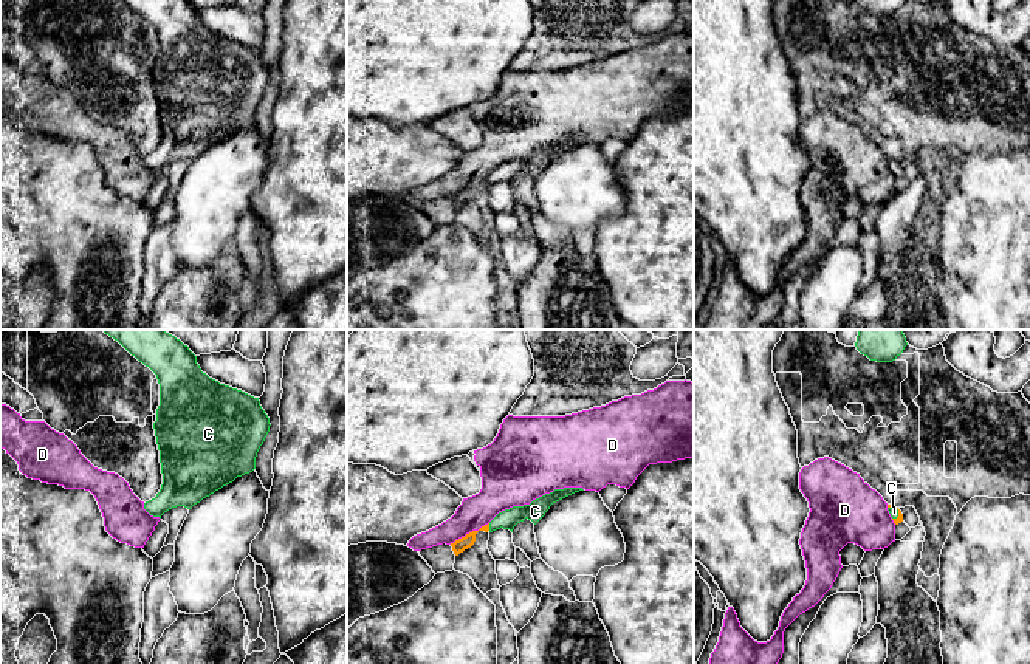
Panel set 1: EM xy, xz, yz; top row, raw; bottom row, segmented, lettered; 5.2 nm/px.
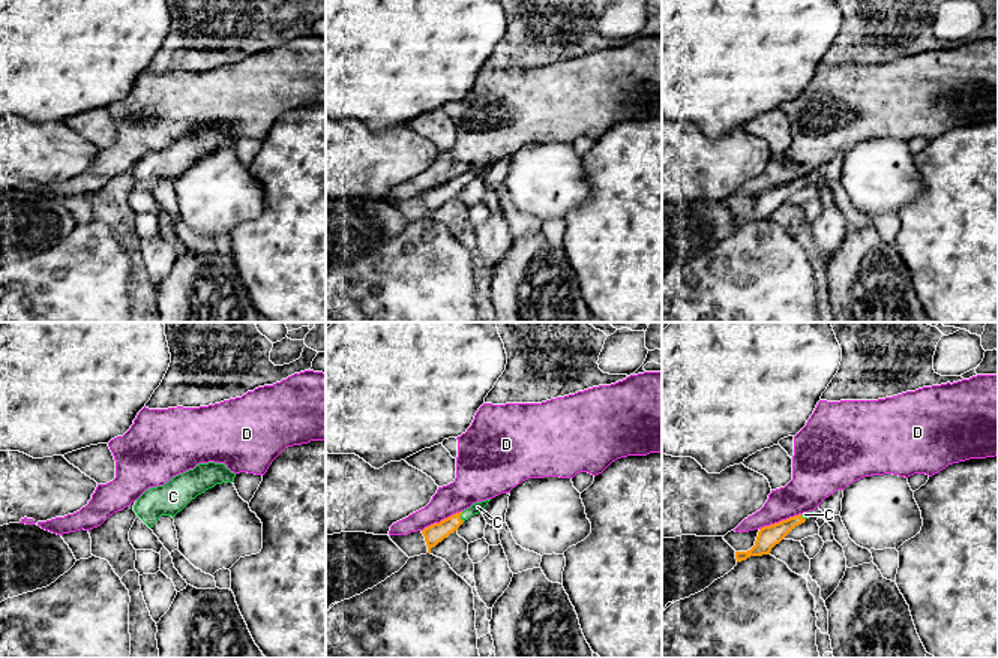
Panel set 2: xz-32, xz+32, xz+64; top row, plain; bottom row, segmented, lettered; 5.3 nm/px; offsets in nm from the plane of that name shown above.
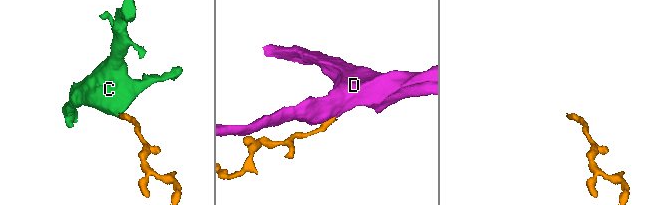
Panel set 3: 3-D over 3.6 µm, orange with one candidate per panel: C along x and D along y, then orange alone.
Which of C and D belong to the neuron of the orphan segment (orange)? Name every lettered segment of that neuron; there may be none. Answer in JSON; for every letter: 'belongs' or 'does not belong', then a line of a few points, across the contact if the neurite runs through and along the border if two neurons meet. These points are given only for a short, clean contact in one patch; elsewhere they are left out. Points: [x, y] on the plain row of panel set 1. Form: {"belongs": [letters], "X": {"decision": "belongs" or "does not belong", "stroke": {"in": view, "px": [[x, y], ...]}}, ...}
{"belongs": ["C"], "C": {"decision": "belongs", "stroke": {"in": "xz", "px": [[460, 198], [474, 186], [488, 180], [508, 172]]}}, "D": {"decision": "does not belong", "stroke": {"in": "xz", "px": [[488, 175], [449, 197]]}}}

